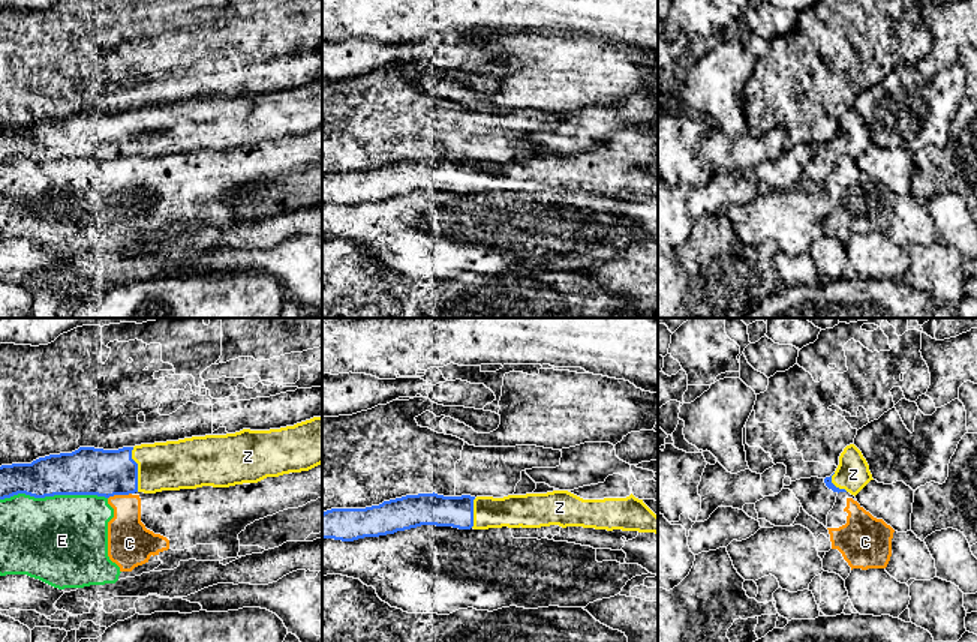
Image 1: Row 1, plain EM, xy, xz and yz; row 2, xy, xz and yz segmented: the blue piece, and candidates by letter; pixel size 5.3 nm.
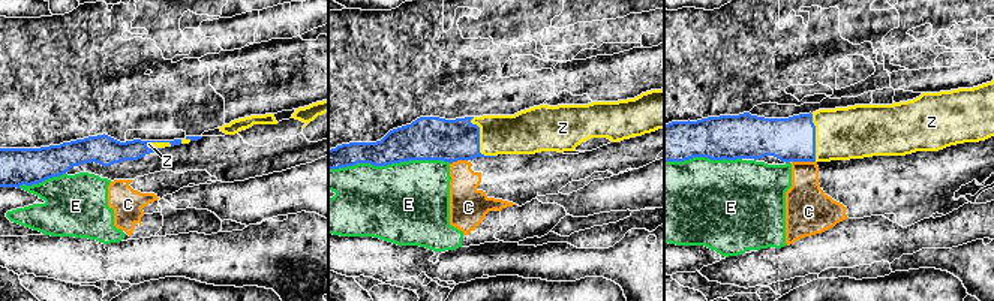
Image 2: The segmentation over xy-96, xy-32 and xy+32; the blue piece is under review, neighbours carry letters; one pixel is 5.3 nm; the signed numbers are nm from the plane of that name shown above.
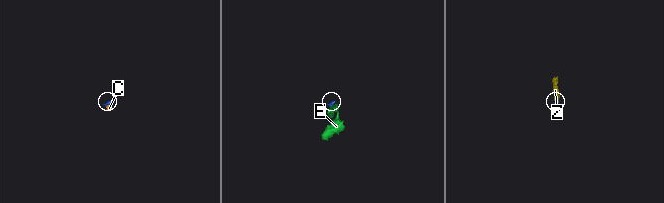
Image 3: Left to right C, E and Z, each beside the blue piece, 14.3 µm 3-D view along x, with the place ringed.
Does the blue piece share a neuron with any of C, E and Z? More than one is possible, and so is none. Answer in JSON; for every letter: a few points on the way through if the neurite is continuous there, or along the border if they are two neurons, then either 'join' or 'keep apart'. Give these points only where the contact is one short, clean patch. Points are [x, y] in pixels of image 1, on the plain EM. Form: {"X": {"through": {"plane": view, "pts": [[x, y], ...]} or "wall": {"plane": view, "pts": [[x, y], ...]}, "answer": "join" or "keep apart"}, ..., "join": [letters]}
{"C": {"answer": "keep apart"}, "E": {"answer": "keep apart"}, "Z": {"answer": "join"}, "join": ["Z"]}

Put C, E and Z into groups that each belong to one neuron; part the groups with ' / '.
C E / Z

